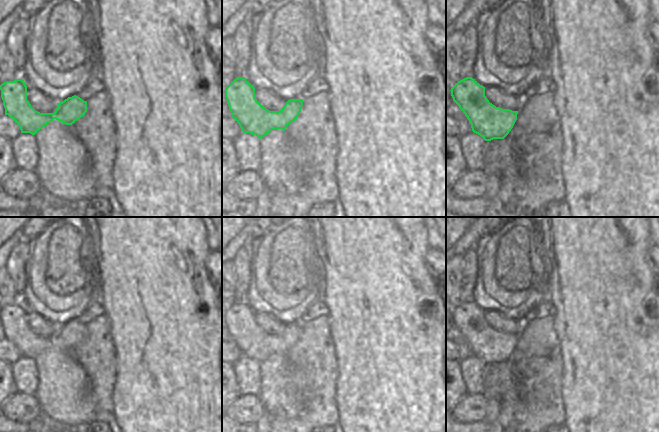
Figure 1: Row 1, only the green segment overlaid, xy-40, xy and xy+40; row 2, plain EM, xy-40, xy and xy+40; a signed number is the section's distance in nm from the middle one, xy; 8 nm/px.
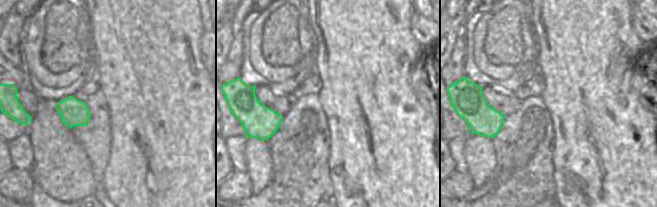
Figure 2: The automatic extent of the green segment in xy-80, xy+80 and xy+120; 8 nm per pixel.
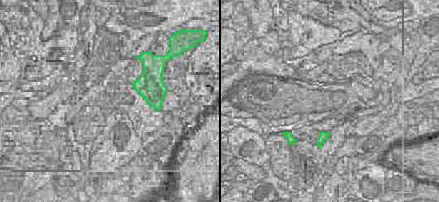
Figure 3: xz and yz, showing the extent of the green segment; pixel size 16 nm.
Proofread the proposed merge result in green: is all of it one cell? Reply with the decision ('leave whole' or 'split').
leave whole

